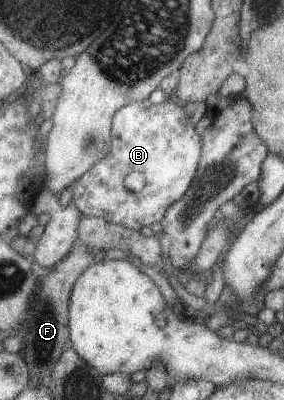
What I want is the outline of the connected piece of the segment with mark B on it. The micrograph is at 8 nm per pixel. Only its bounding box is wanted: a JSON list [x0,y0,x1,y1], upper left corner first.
[71,99,201,231]

